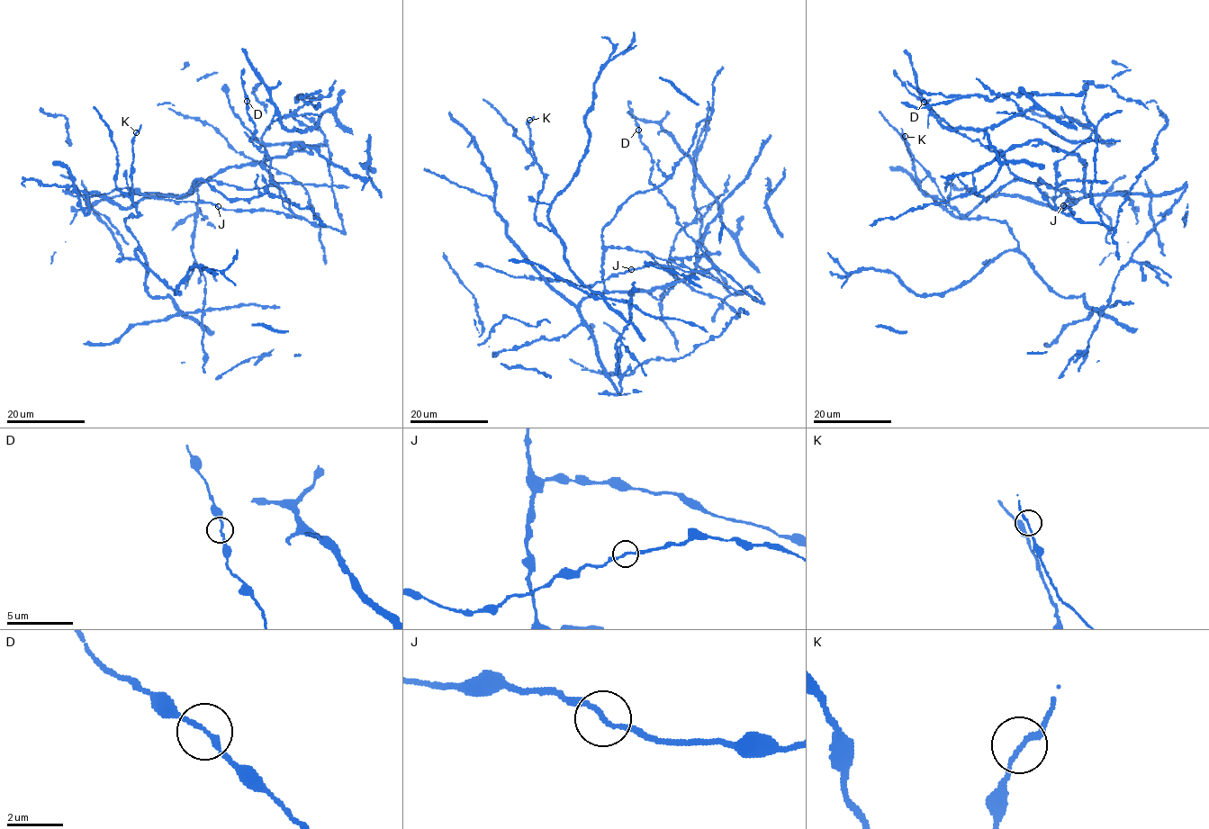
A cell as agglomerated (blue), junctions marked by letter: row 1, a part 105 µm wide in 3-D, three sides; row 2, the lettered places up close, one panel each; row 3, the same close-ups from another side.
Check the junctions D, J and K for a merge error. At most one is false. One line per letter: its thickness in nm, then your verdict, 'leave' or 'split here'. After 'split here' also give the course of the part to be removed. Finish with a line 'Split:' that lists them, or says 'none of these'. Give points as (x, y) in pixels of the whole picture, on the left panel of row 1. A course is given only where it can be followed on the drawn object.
D: calibre 150 nm; leave
J: calibre 150 nm; leave
K: calibre 160 nm; leave
Split: none of these

